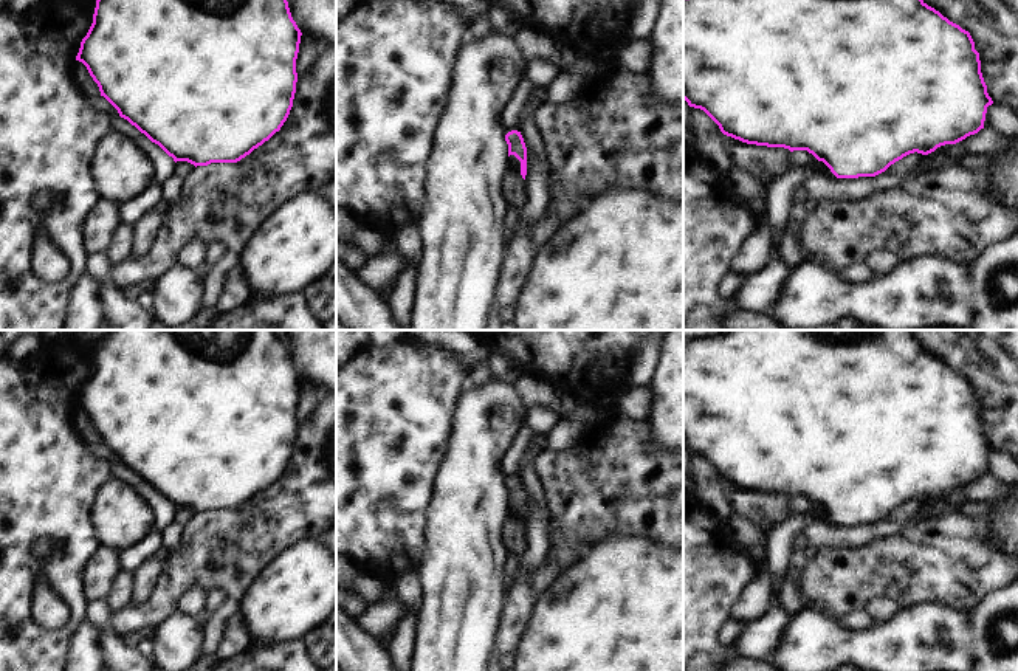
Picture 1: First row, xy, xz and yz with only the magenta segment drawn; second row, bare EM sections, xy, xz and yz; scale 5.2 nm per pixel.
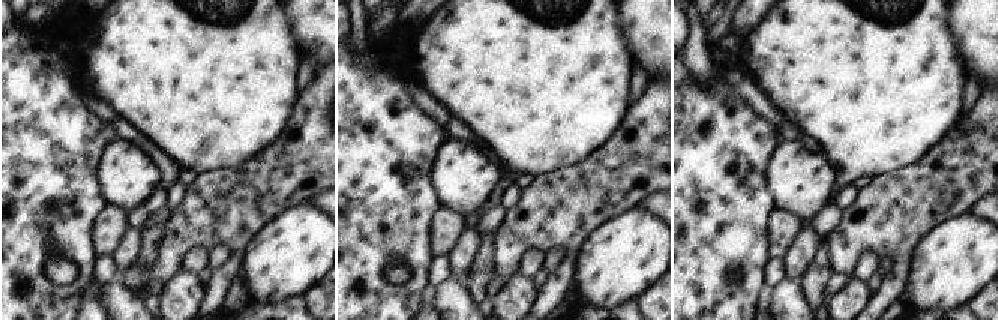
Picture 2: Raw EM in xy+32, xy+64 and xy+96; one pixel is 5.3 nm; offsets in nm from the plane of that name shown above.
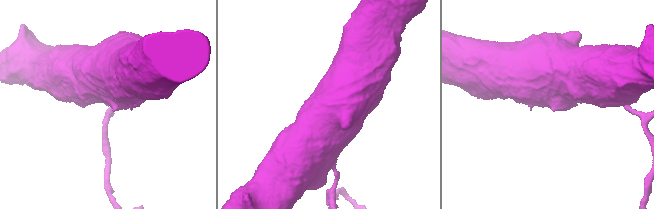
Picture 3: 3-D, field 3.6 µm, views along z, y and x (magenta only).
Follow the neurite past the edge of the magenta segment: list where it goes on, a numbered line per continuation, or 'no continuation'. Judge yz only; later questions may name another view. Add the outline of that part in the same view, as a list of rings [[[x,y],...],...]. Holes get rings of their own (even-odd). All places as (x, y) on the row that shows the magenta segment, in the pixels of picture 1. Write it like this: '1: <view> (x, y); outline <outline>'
no continuation

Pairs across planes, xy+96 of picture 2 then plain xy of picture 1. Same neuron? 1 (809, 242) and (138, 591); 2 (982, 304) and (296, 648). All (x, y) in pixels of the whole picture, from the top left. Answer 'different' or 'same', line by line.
1: different
2: different

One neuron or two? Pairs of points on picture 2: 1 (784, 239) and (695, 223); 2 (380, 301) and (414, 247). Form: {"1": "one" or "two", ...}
{"1": "two", "2": "one"}

